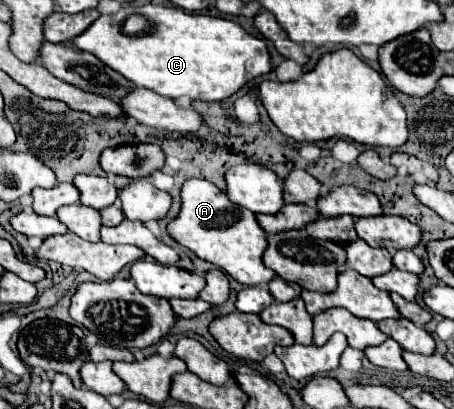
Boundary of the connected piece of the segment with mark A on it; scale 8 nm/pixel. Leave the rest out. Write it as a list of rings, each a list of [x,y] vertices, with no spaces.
[[[186,180],[182,184],[182,206],[174,220],[166,226],[170,238],[180,246],[194,252],[198,258],[212,262],[214,266],[226,270],[234,280],[244,286],[256,286],[260,282],[270,282],[276,274],[264,266],[262,252],[266,250],[266,236],[256,216],[246,208],[240,208],[228,200],[228,196],[212,186],[208,180]]]

